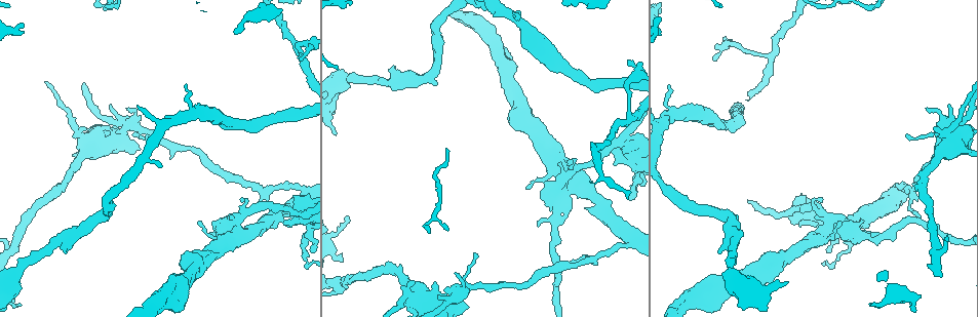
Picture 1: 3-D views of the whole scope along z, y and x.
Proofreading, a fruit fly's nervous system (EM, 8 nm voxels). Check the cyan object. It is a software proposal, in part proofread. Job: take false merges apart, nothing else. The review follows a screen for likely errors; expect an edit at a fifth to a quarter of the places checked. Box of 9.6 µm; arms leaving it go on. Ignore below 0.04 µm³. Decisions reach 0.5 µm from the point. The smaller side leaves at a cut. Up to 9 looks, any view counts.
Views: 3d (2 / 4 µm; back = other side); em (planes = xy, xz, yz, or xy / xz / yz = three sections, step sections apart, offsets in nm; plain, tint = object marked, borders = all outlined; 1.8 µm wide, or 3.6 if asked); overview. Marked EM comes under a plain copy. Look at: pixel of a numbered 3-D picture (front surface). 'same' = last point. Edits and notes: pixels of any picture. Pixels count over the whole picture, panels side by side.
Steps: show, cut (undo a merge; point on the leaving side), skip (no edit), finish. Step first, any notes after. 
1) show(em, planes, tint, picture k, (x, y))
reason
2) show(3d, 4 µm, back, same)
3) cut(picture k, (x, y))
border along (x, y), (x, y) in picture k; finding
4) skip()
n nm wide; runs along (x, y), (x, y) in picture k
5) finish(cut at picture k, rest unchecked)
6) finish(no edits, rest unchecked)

show(3d, 2 µm, back, picture 1, (953, 123))
thick turns thin

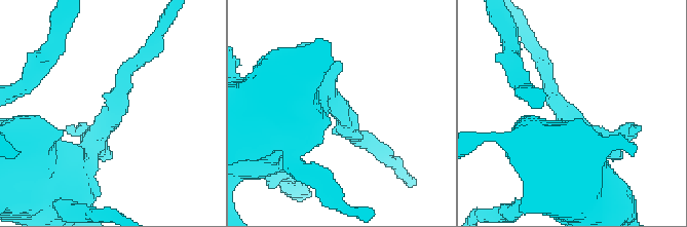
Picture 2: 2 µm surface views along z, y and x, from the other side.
show(em, planes, tint, picture 2, (343, 119))
need the tissue

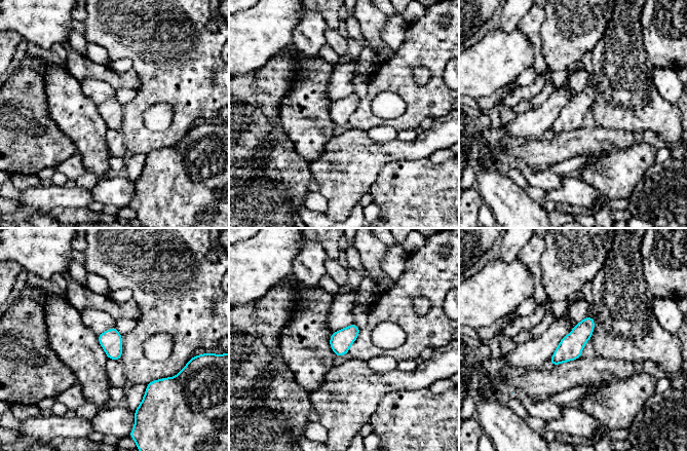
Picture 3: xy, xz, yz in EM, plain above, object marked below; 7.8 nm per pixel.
skip()
one neuron here

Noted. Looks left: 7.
show(em, 3.6 µm, xz, step 8, tint, picture 1, (589, 194))
arms run side by side

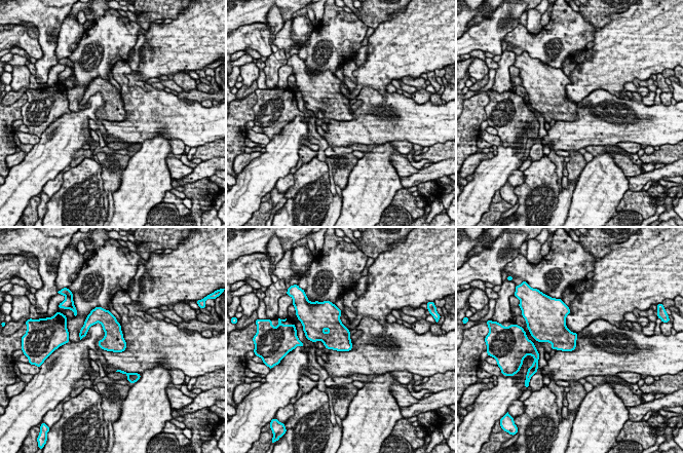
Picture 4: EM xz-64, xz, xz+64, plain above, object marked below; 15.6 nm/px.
show(em, 3.6 µm, planes, tint, same)
another direction

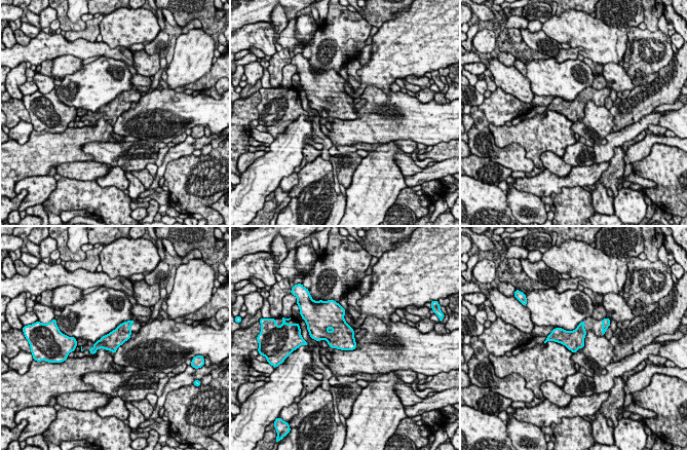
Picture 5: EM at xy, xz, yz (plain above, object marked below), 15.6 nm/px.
skip()
continuous, no second neuron

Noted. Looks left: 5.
show(3d, 4 µm, picture 1, (630, 246))
sudden change in width

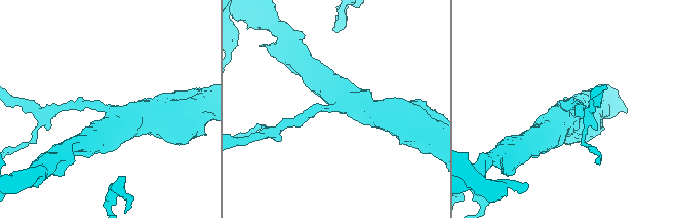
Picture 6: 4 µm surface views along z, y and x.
show(em, planes, borders, picture 6, (564, 107))
3 arms; arms of 160, 340, 440 nm

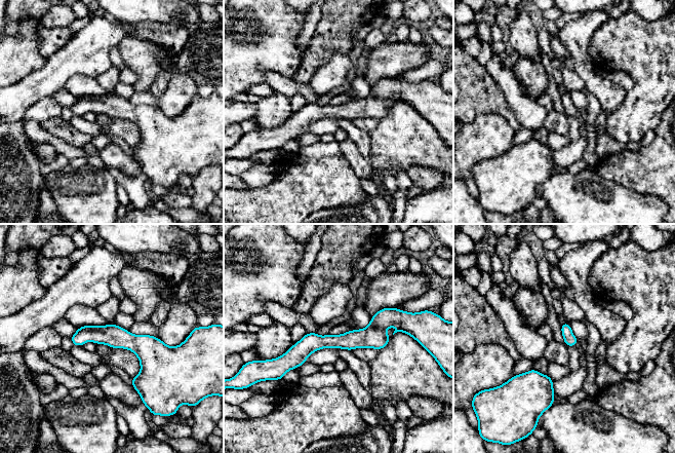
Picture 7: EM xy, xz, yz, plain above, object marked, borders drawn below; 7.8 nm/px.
cut(picture 7, (146, 343))
border along (111, 326), (111, 335), (123, 347) in picture 7; a second neuron is stuck on

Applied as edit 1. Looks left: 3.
show(3d, 4 µm, picture 1, (134, 124))
sharp bend

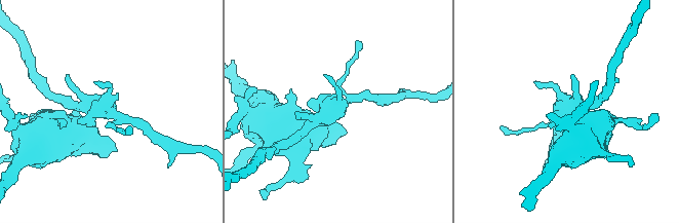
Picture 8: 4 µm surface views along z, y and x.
show(em, planes, tint, picture 8, (107, 109))
need the tissue

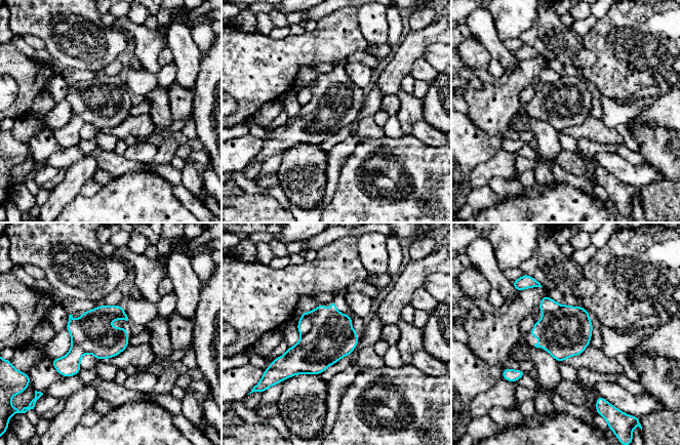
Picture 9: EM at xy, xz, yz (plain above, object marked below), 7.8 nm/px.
skip()
320 nm wide; one neuron here

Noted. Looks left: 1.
finish(cut at picture 7, rest unchecked)

